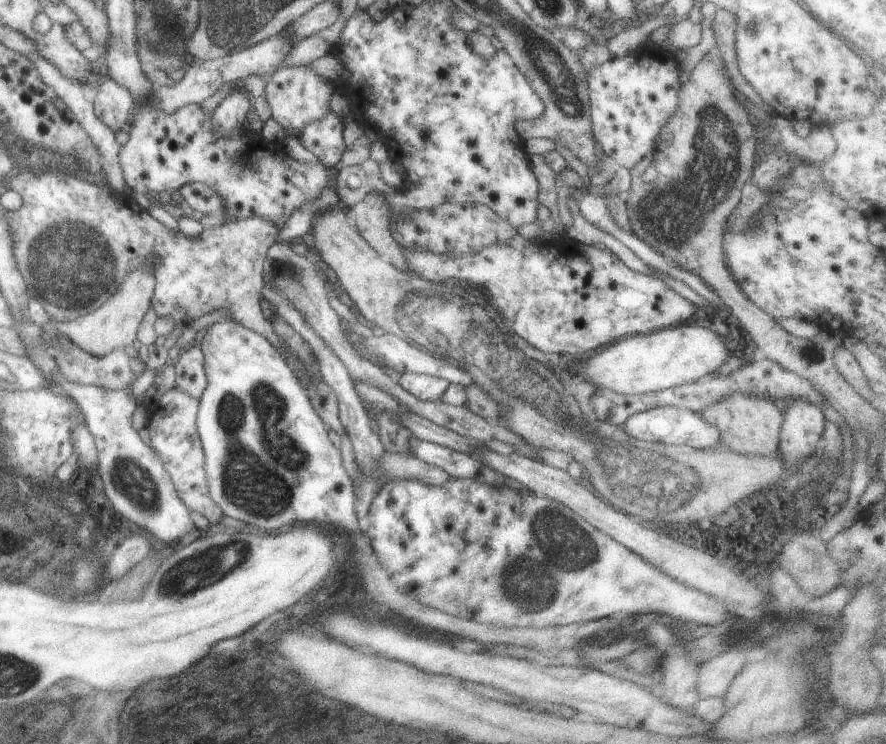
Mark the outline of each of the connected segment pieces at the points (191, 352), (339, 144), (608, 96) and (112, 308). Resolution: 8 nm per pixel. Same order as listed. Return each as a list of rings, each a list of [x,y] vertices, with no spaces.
[[[198,341],[180,353],[175,360],[174,388],[184,390],[186,394],[200,397],[206,390],[207,379],[205,370],[205,357]]]
[[[334,112],[312,120],[299,131],[299,144],[311,152],[324,167],[341,164],[340,159],[346,151],[342,117]]]
[[[642,49],[631,51],[623,58],[611,57],[602,66],[594,66],[588,73],[588,100],[591,109],[591,130],[593,139],[606,154],[617,163],[618,168],[632,170],[642,158],[654,154],[658,136],[666,122],[678,110],[678,92],[682,88],[679,81],[680,66],[676,58],[666,54],[666,61],[658,58],[658,54],[649,54]]]
[[[150,252],[148,260],[144,264],[140,264],[138,268],[130,270],[130,274],[124,278],[124,282],[118,286],[118,290],[110,296],[100,308],[90,312],[85,316],[70,320],[70,322],[62,322],[55,328],[60,332],[64,332],[67,337],[70,336],[79,348],[90,352],[95,356],[105,356],[117,349],[124,349],[126,346],[134,345],[137,341],[137,334],[140,324],[151,307],[151,300],[156,288],[156,256]]]

